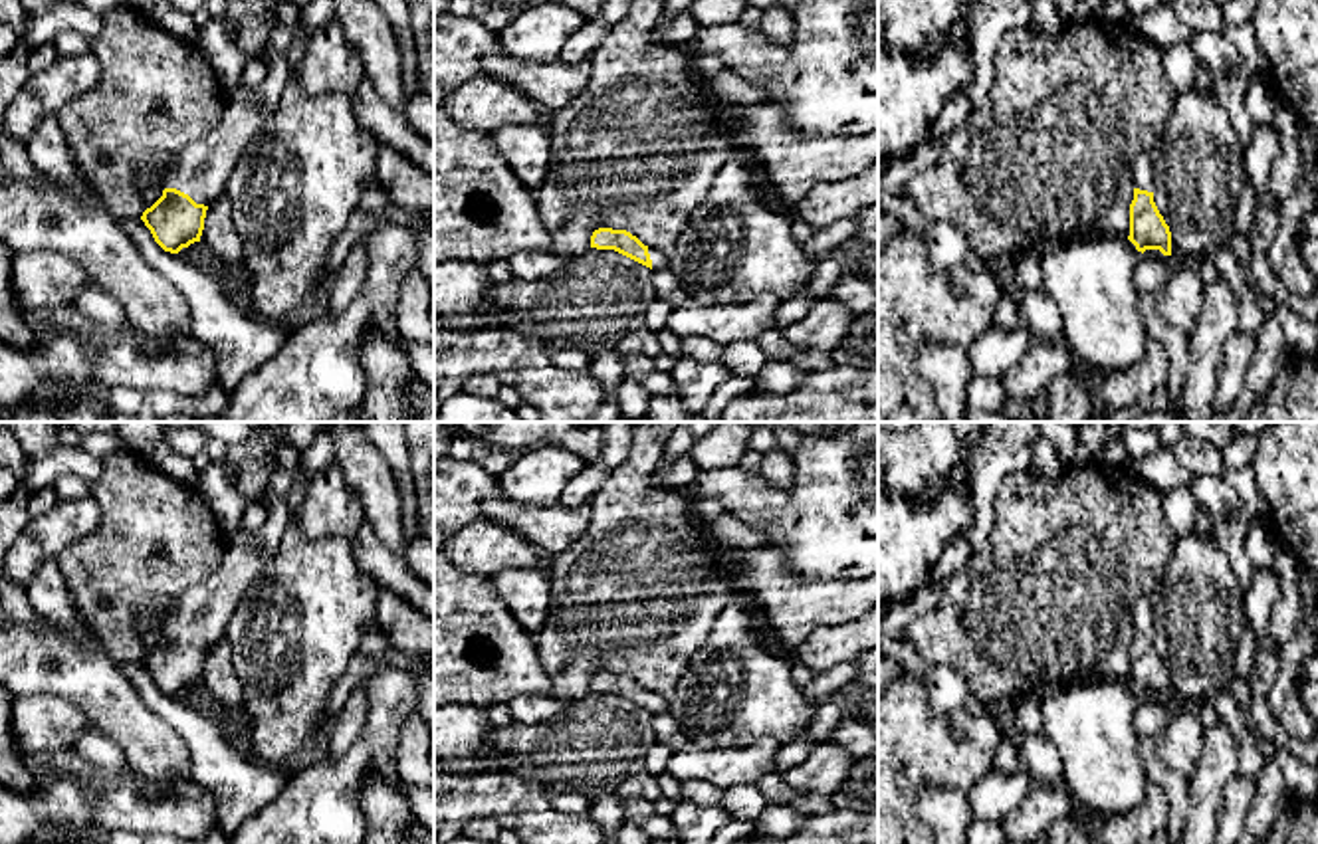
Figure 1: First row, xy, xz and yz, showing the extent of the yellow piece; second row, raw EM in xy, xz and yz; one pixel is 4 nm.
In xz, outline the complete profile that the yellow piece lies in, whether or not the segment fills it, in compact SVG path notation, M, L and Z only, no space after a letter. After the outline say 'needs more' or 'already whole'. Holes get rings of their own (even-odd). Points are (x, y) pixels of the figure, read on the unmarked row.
M599 672L591 680L591 691L614 693L650 713L662 713L670 709L670 701L662 695L644 689L636 680L626 674Z; needs more

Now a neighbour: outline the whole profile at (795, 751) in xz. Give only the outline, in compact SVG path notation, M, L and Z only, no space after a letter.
M809 729L799 733L793 741L781 745L775 761L775 771L783 775L791 767L801 765L803 761L807 761L815 745L817 741L809 733Z

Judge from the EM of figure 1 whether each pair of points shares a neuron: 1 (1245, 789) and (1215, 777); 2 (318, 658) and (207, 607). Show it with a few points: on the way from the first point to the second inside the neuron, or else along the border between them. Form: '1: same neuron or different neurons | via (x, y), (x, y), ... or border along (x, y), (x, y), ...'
1: different neurons | border along (1237, 773), (1223, 791), (1215, 823)
2: different neurons | border along (258, 581), (238, 603), (224, 638)

